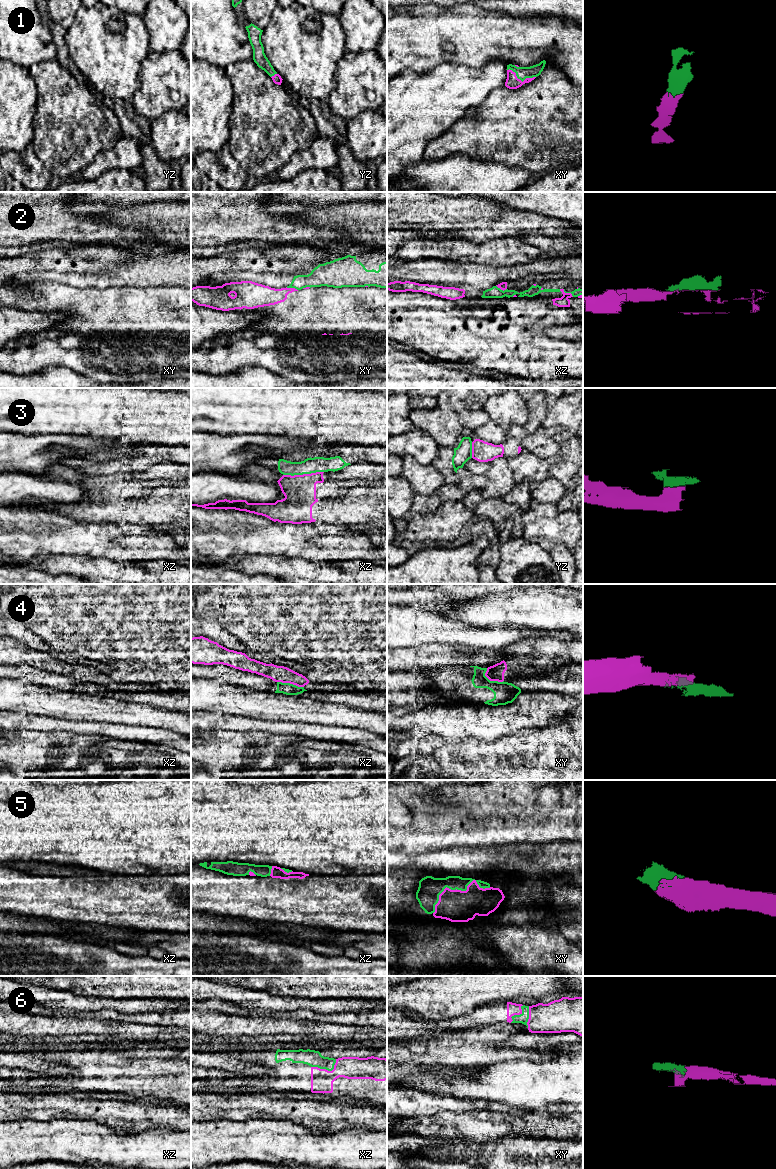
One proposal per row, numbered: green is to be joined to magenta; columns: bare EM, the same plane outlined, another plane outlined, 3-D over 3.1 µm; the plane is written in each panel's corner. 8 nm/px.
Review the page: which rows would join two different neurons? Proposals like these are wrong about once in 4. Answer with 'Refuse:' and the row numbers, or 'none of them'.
Refuse: 2, 3, 4

